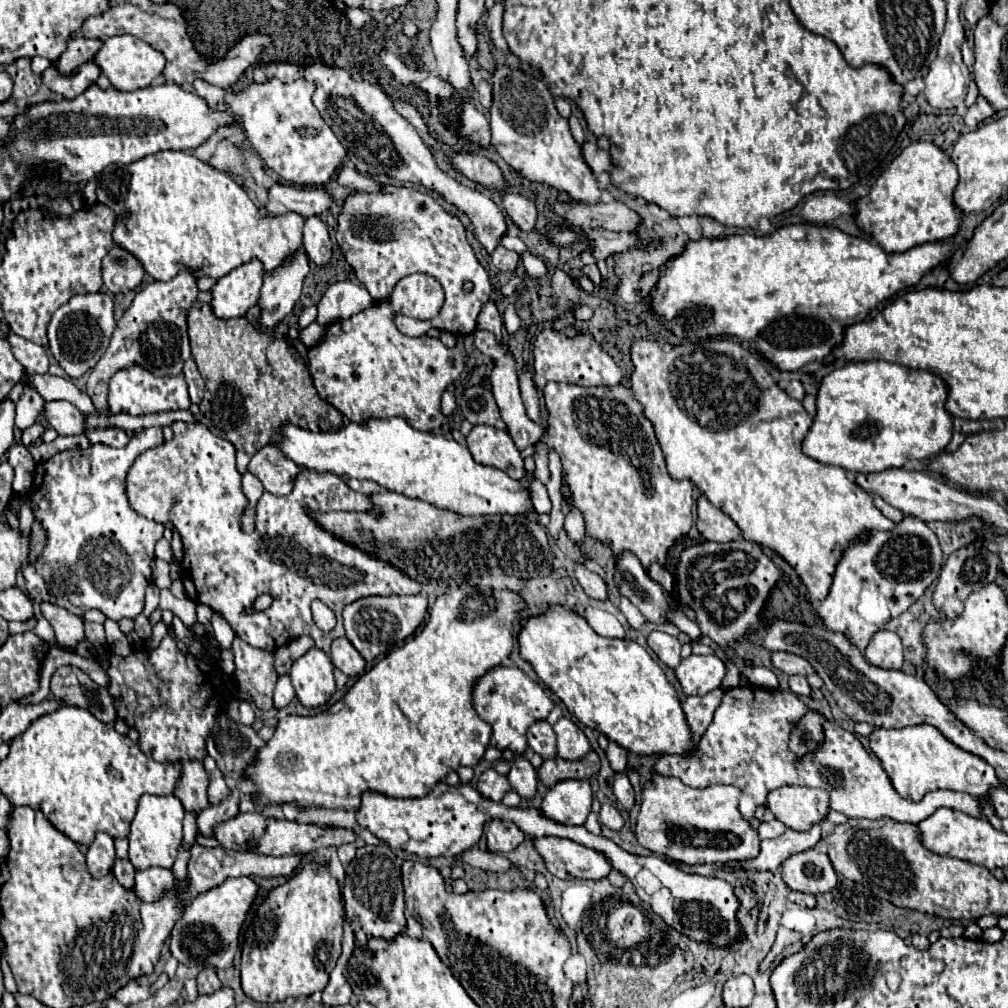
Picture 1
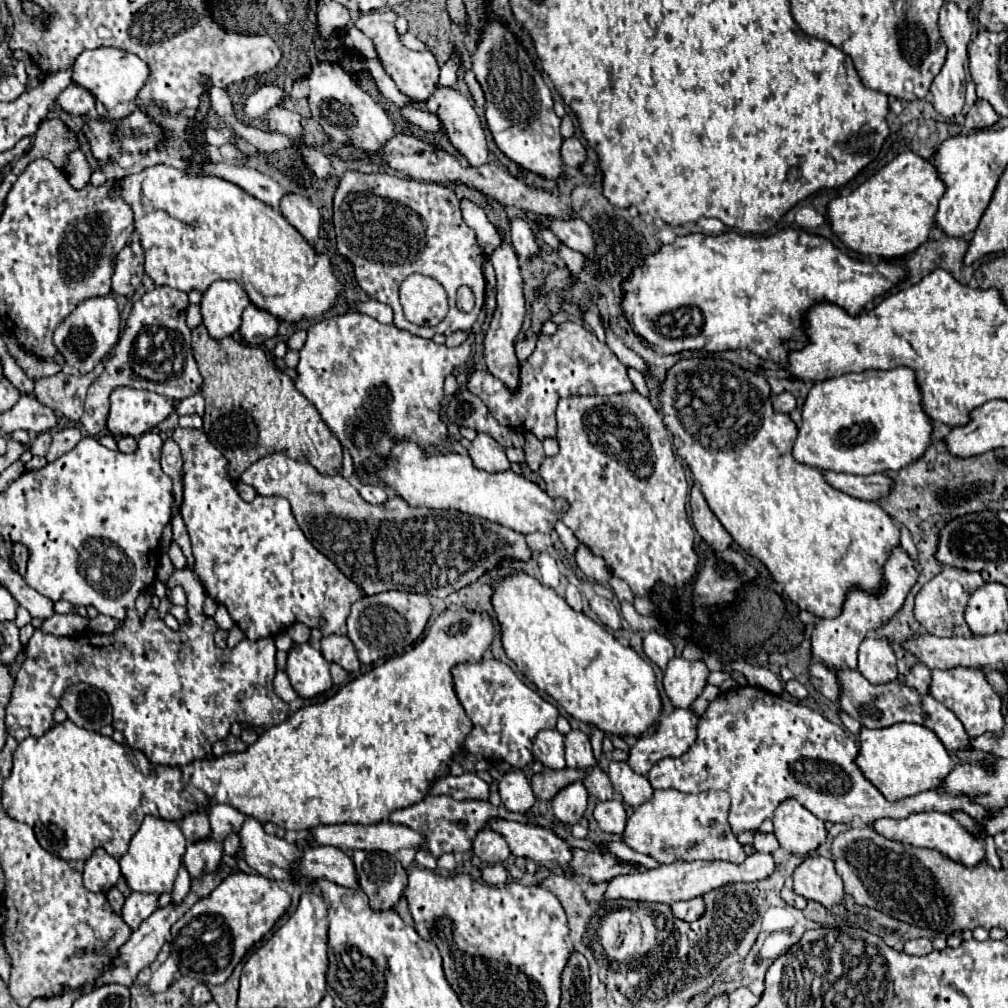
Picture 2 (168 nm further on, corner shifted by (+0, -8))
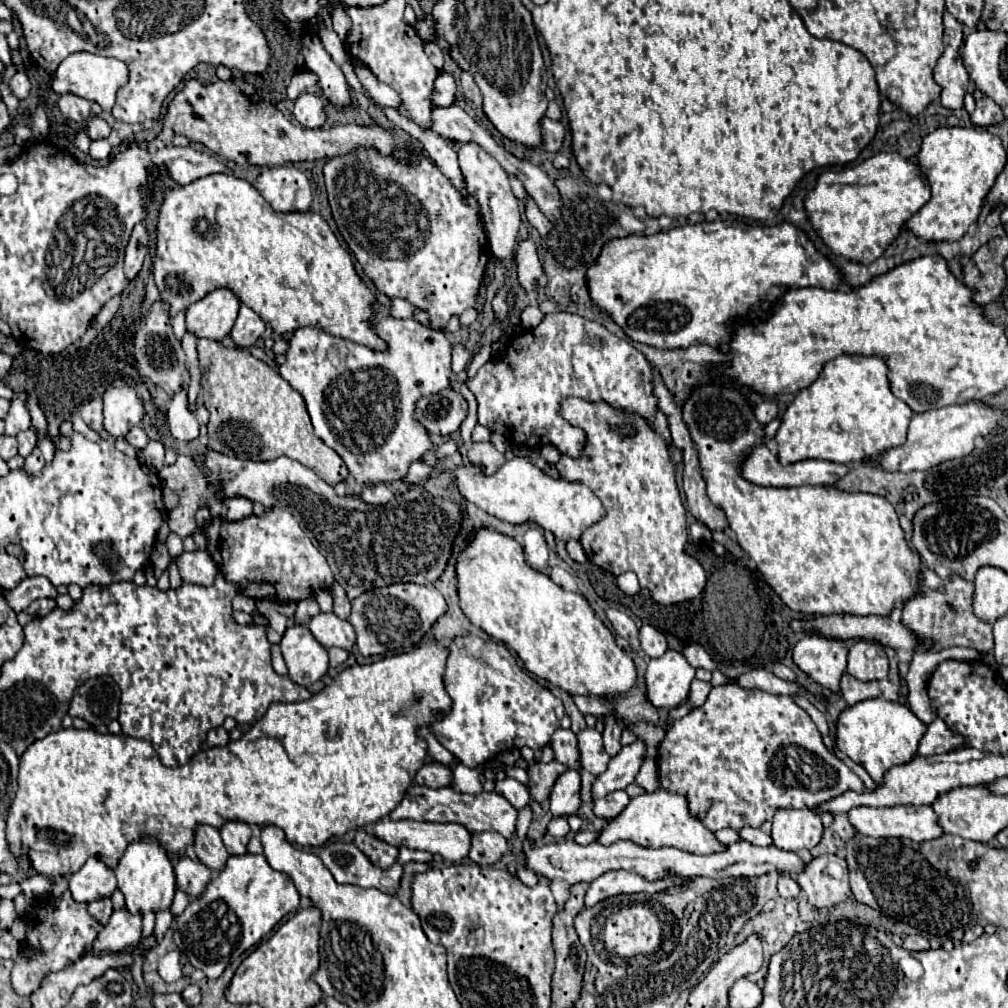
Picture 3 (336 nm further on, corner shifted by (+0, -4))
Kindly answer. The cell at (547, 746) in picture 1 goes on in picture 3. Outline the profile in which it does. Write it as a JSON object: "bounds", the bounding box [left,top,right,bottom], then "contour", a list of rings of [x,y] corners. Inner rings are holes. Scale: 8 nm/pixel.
{"bounds":[552,729,580,769],"contour":[[[558,729],[552,735],[552,749],[556,753],[556,759],[564,763],[570,769],[580,769],[578,765],[578,739],[568,729]]]}

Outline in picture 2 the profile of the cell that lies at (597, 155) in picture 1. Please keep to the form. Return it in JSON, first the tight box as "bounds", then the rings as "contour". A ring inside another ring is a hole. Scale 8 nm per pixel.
{"bounds":[562,137,586,169],"contour":[[[578,137],[564,139],[564,145],[562,145],[562,161],[570,169],[580,169],[582,167],[582,163],[586,161],[586,149],[580,143]]]}

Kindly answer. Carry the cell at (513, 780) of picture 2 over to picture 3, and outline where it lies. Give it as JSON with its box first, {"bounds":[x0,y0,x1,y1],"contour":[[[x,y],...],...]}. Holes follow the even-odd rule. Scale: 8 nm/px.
{"bounds":[496,777,530,809],"contour":[[[510,777],[504,781],[496,781],[496,793],[506,797],[510,801],[510,805],[514,805],[514,809],[522,809],[530,801],[528,787],[518,783],[516,779],[510,779]]]}

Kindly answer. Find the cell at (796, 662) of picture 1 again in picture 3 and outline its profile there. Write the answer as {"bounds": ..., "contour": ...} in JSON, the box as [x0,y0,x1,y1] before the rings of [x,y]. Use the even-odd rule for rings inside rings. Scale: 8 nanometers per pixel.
{"bounds":[840,675,882,705],"contour":[[[844,675],[840,681],[840,691],[848,705],[856,705],[864,699],[880,697],[882,691],[878,687],[878,681],[858,681],[852,675]]]}

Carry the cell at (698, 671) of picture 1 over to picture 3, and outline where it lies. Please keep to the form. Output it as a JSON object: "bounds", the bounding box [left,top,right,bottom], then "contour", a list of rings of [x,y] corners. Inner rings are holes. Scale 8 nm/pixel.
{"bounds":[646,649,694,709],"contour":[[[668,649],[662,657],[650,659],[646,667],[646,699],[656,709],[678,707],[688,699],[694,667],[678,651]]]}

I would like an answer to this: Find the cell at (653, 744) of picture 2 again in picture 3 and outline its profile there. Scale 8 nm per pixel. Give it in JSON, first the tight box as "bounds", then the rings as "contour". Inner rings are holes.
{"bounds":[592,739,644,799],"contour":[[[638,739],[628,747],[622,747],[618,757],[614,757],[608,765],[608,769],[596,777],[592,783],[592,799],[606,797],[612,791],[626,789],[638,775],[638,769],[644,761],[644,743]]]}

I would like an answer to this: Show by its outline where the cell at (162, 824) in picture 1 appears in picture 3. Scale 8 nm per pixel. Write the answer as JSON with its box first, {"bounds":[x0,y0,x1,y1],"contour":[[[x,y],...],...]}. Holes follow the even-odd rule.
{"bounds":[114,837,176,913],"contour":[[[144,837],[140,841],[134,841],[128,845],[124,855],[120,857],[118,867],[114,869],[118,877],[118,889],[126,897],[126,909],[130,913],[158,913],[170,907],[176,891],[176,879],[174,879],[174,867],[168,857],[168,853],[158,845],[156,839]]]}

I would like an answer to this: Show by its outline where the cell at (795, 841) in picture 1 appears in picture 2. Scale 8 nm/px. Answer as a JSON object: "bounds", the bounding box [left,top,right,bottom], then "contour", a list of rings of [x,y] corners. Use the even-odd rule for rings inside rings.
{"bounds":[606,853,776,903],"contour":[[[752,853],[742,865],[734,865],[728,861],[676,861],[670,865],[660,865],[658,869],[650,869],[644,873],[630,873],[622,877],[614,877],[608,883],[606,899],[632,899],[632,901],[658,901],[658,903],[676,903],[688,901],[698,895],[704,895],[712,889],[742,883],[742,881],[762,881],[770,877],[776,869],[772,853]]]}

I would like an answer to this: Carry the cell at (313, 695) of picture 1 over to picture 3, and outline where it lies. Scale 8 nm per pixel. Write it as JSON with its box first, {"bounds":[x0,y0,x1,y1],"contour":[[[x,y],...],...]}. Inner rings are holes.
{"bounds":[280,625,328,687],"contour":[[[288,625],[280,649],[288,667],[288,675],[298,685],[310,687],[318,679],[326,675],[328,669],[328,653],[314,639],[306,625]]]}

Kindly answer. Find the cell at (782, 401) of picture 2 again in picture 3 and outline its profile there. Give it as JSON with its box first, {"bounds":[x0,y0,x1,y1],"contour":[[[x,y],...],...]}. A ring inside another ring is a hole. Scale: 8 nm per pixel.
{"bounds":[754,399,778,425],"contour":[[[772,399],[762,401],[760,405],[754,407],[754,415],[758,417],[758,423],[760,423],[760,425],[768,425],[768,423],[778,415],[778,405],[776,405],[776,401],[772,401]]]}

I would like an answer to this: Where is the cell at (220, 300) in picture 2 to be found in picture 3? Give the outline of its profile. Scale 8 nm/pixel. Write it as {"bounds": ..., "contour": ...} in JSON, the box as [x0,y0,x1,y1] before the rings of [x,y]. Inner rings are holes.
{"bounds":[186,289,240,341],"contour":[[[216,289],[212,293],[208,293],[204,299],[192,303],[186,309],[186,331],[196,335],[198,339],[206,337],[206,339],[222,341],[230,333],[230,329],[232,329],[232,325],[236,321],[238,307],[240,307],[240,301],[238,301],[238,297],[230,289]]]}

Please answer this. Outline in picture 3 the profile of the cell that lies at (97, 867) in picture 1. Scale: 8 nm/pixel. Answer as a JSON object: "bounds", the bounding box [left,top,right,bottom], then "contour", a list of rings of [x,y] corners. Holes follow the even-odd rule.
{"bounds":[68,857,116,903],"contour":[[[90,857],[84,867],[68,879],[68,891],[76,903],[92,903],[98,897],[110,897],[114,889],[116,875],[98,857]]]}

